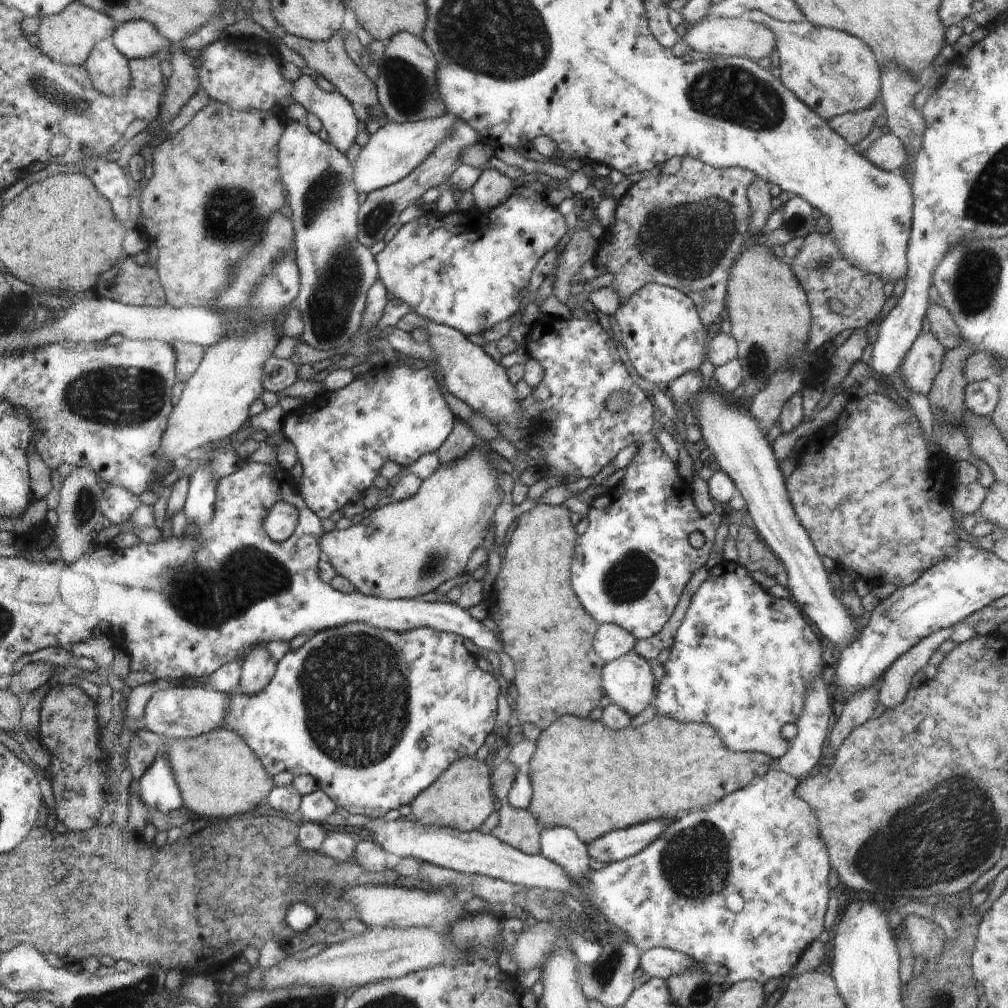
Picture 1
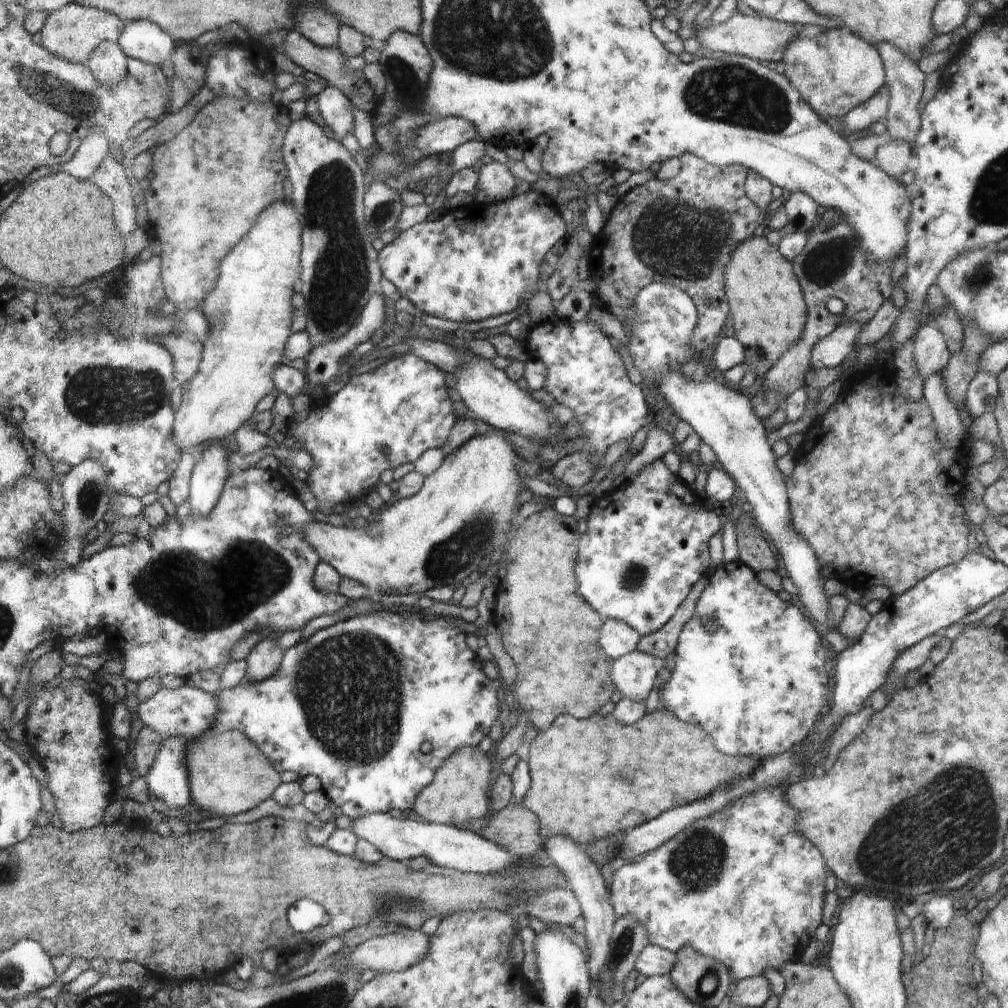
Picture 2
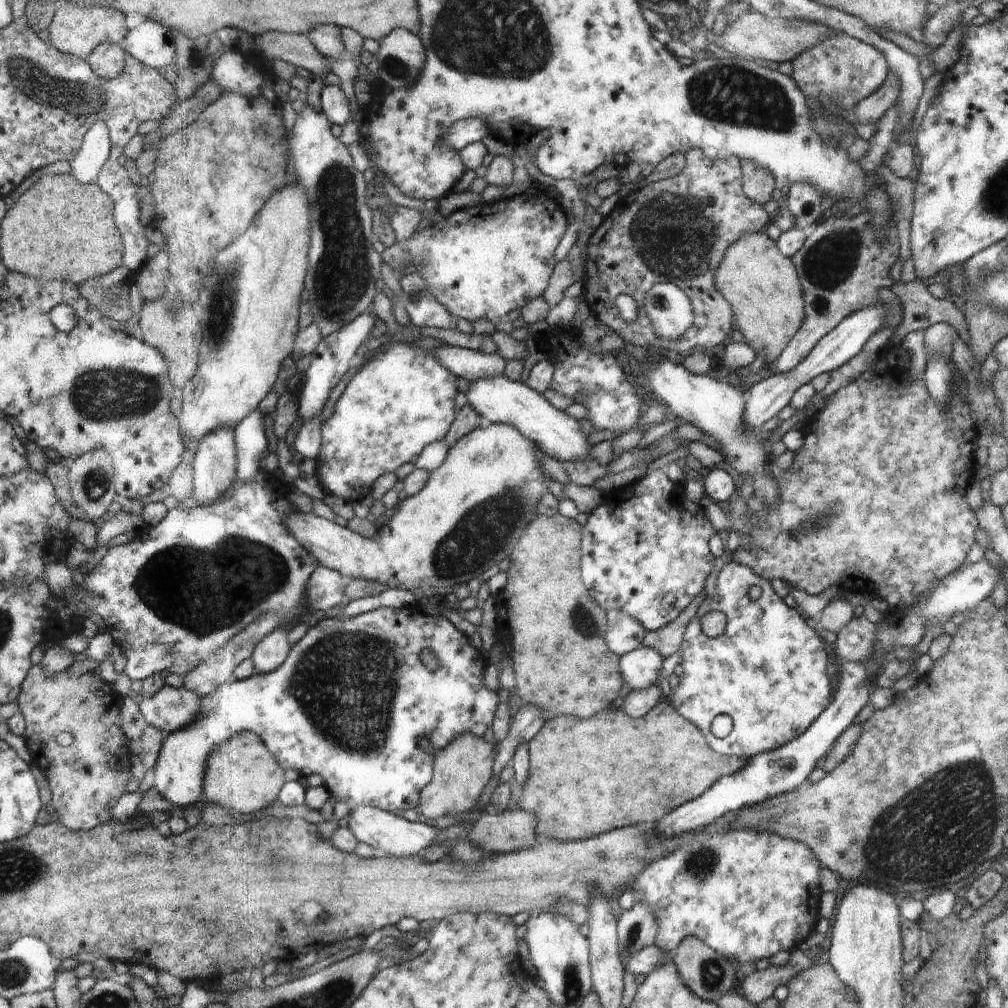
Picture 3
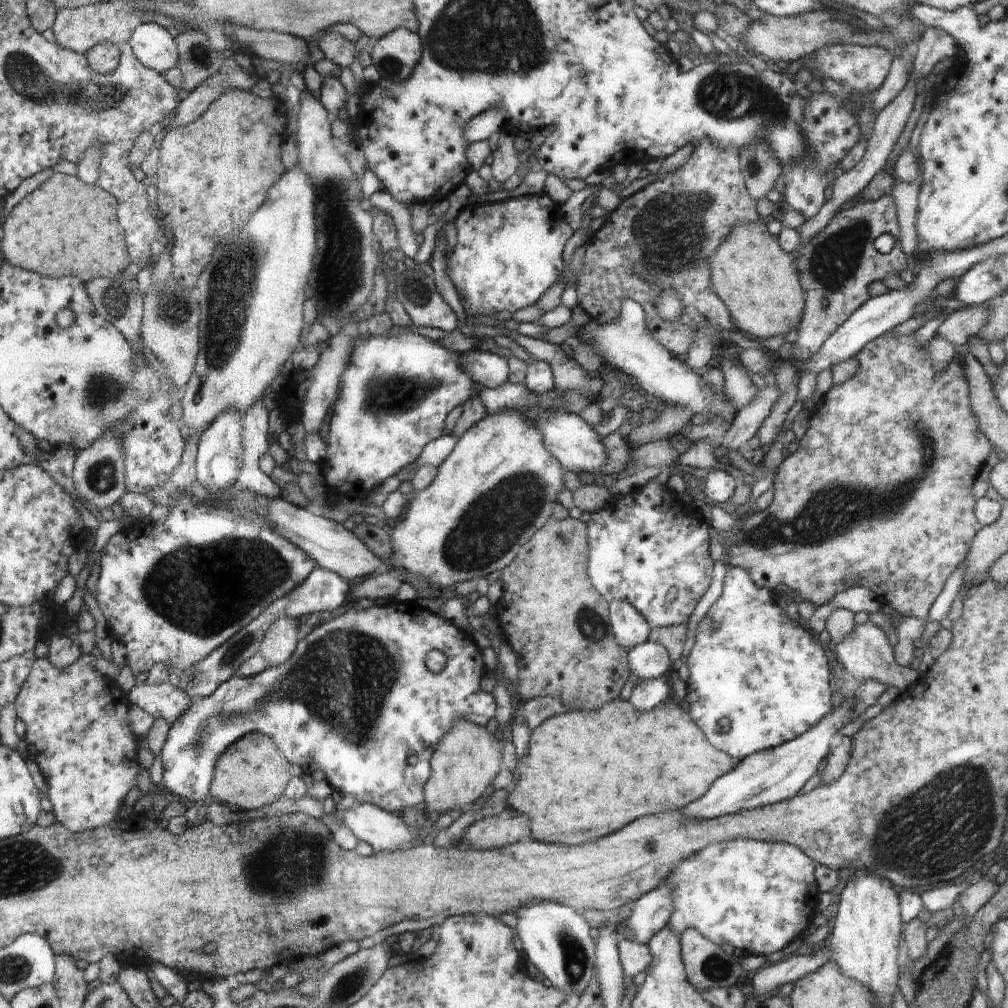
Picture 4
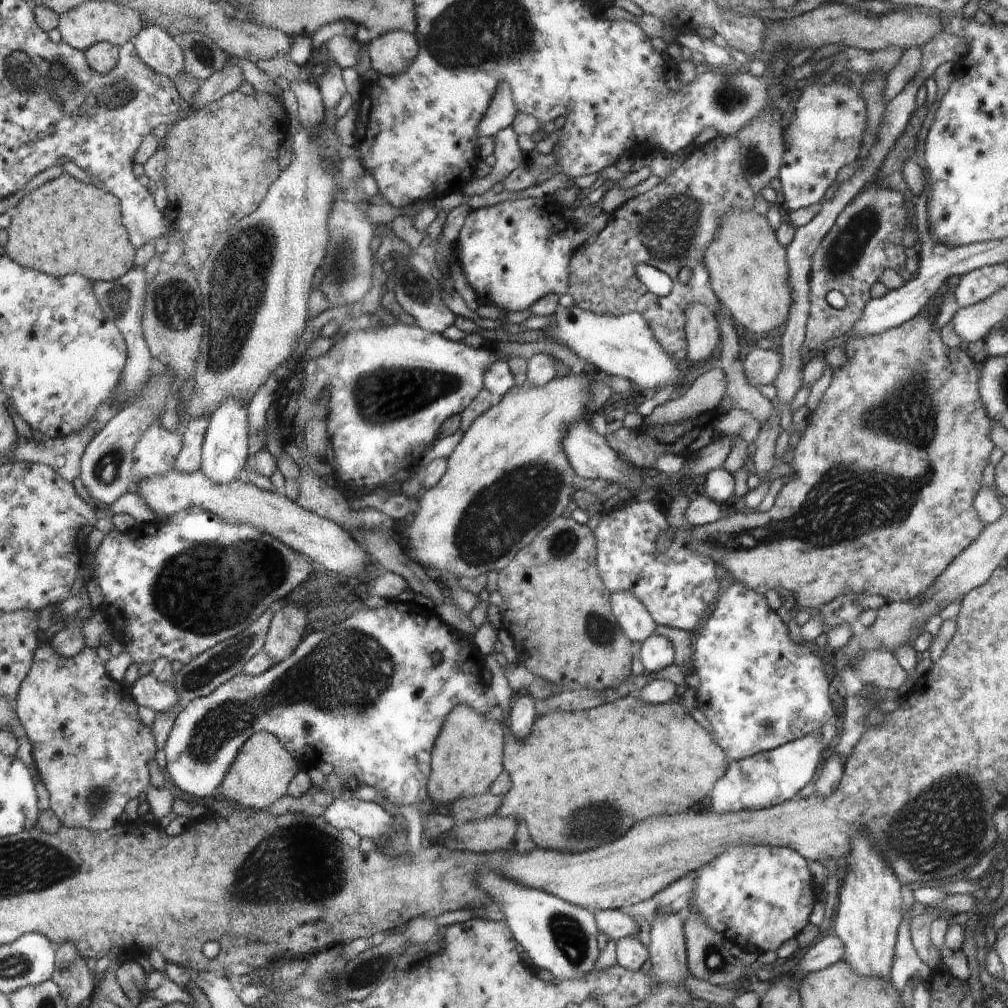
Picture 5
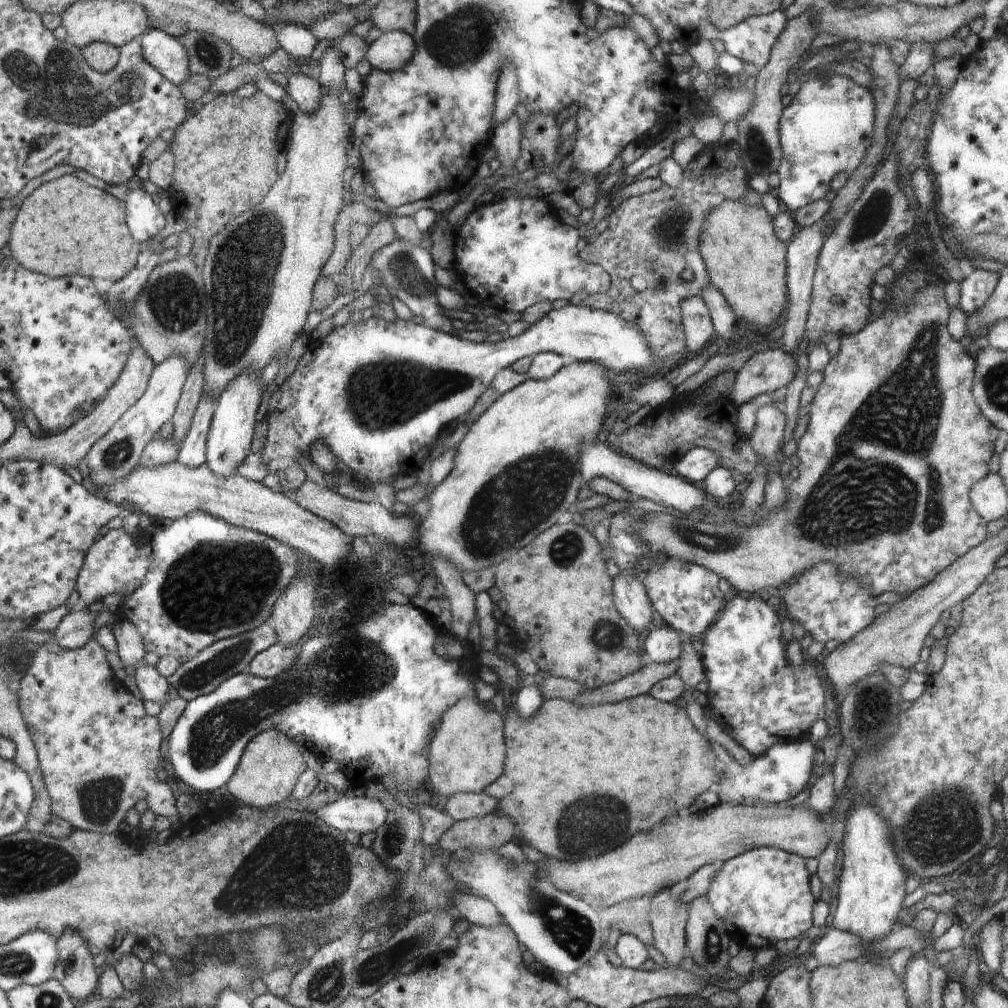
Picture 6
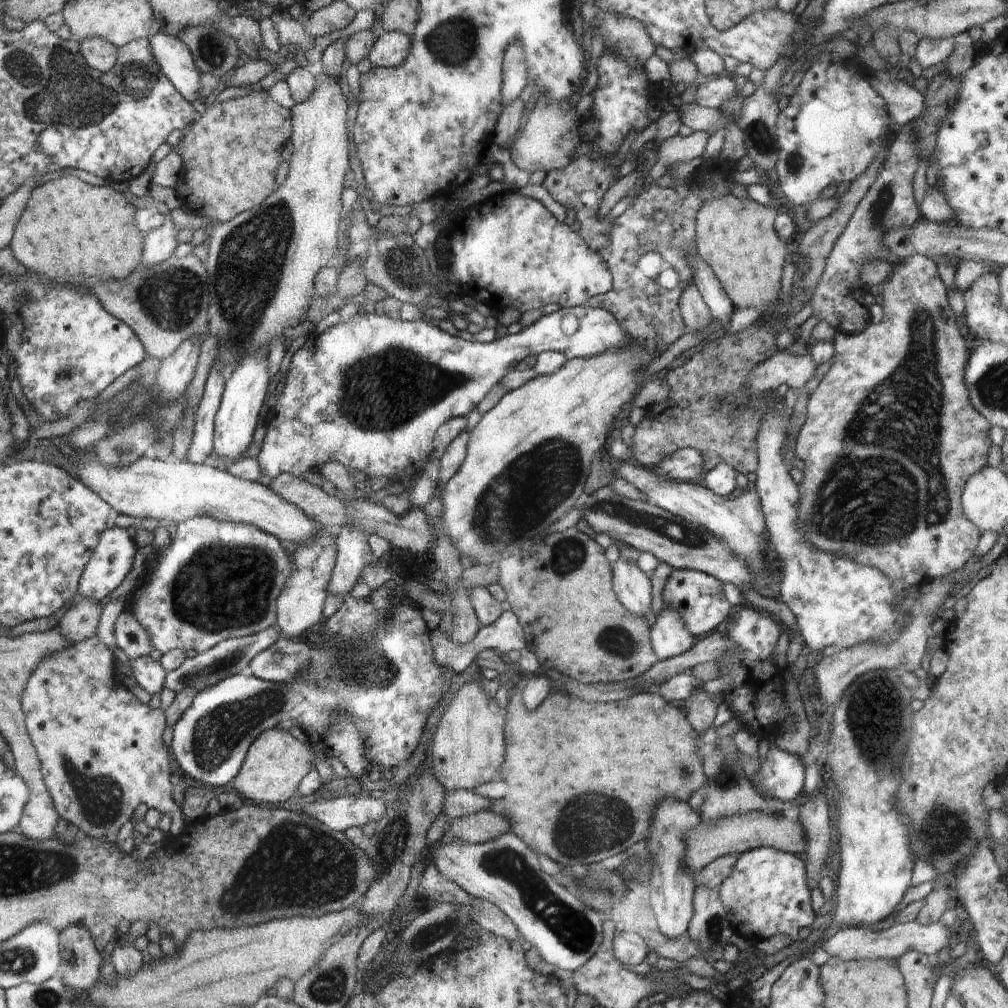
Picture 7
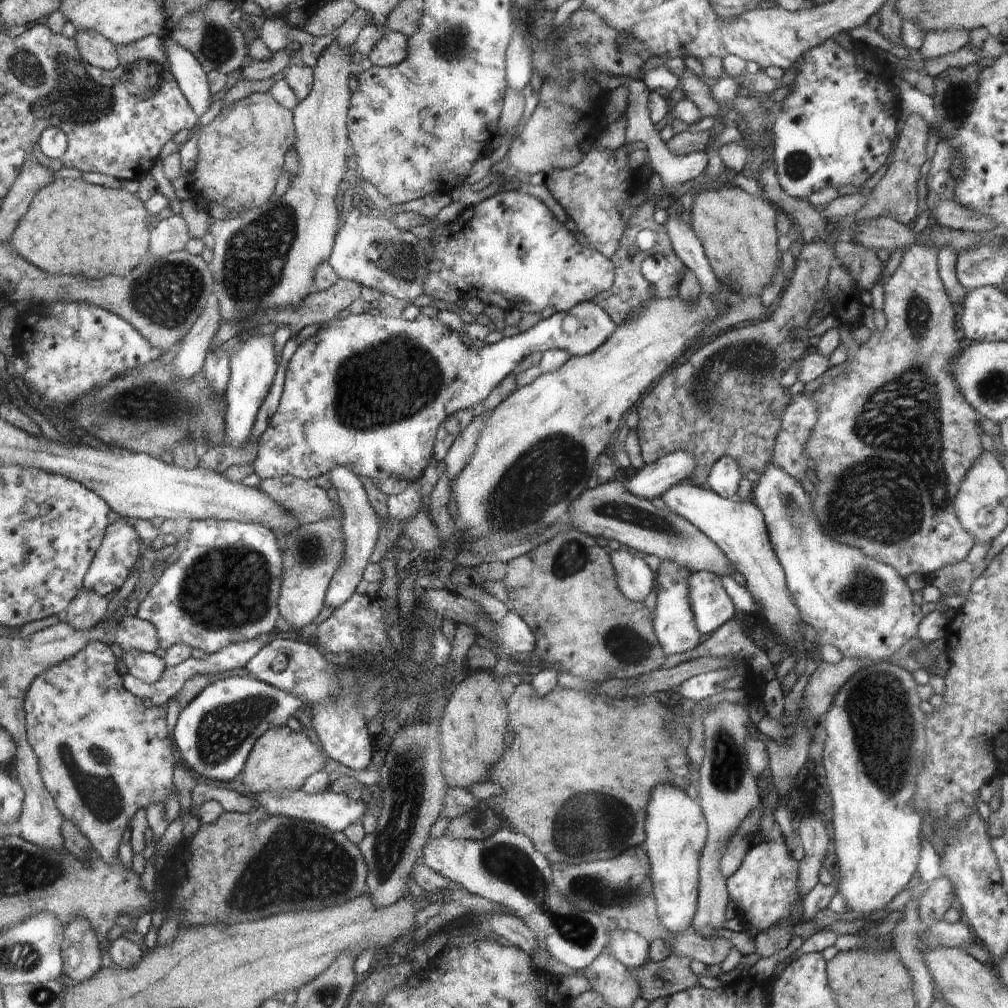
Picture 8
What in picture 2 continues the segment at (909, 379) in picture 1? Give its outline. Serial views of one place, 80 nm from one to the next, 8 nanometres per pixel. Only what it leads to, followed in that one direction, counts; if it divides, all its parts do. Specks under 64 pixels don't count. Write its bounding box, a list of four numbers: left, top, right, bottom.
[912,323,951,381]

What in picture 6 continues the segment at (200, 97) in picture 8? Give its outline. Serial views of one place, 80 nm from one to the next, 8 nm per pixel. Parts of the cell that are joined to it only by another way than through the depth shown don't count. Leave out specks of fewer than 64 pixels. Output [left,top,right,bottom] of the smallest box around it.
[140,28,192,87]

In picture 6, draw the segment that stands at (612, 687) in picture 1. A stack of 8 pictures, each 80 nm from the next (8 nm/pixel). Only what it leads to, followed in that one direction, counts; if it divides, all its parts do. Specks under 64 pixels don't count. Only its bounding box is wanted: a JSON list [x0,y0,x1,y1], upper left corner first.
[644,626,683,663]

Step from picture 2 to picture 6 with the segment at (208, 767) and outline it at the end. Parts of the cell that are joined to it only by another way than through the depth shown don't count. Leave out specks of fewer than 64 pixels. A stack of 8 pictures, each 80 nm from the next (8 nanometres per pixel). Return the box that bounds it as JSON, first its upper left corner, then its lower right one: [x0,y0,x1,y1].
[227,729,312,807]

